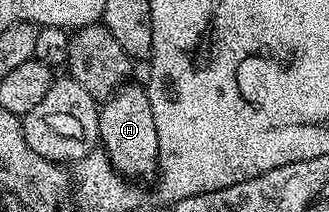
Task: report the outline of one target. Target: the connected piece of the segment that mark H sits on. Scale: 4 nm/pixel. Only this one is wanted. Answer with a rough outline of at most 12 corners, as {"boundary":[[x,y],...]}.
{"boundary":[[143,85],[100,106],[99,145],[129,180],[157,173],[158,128]]}

